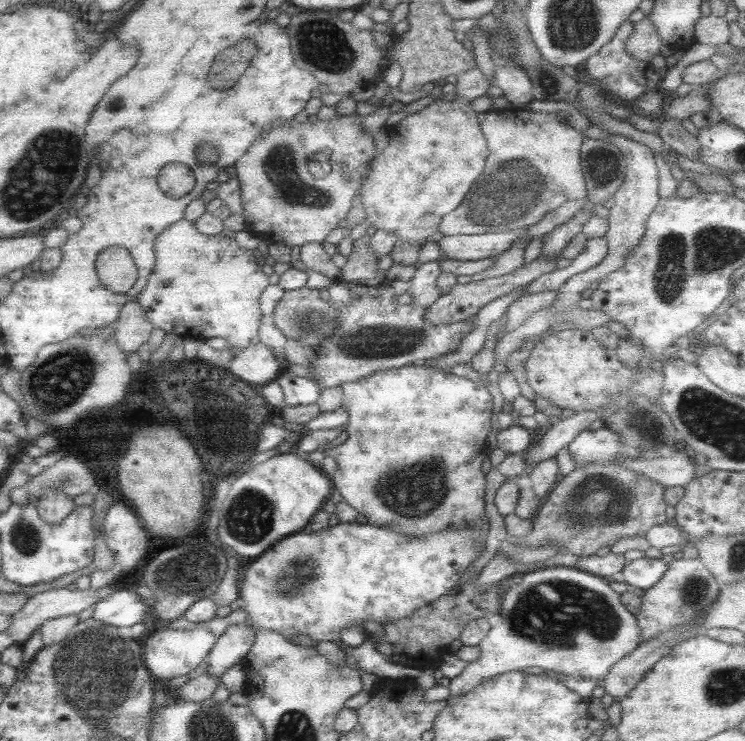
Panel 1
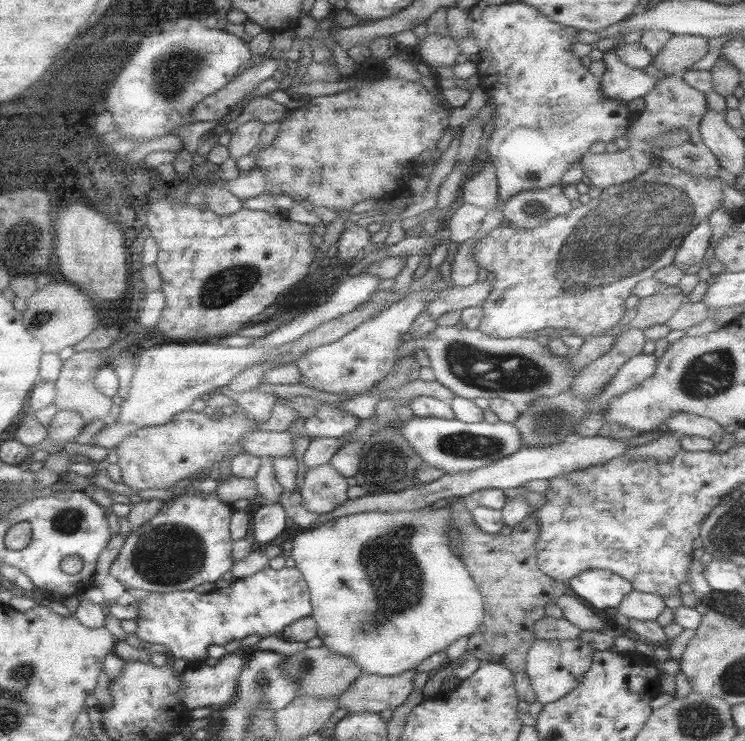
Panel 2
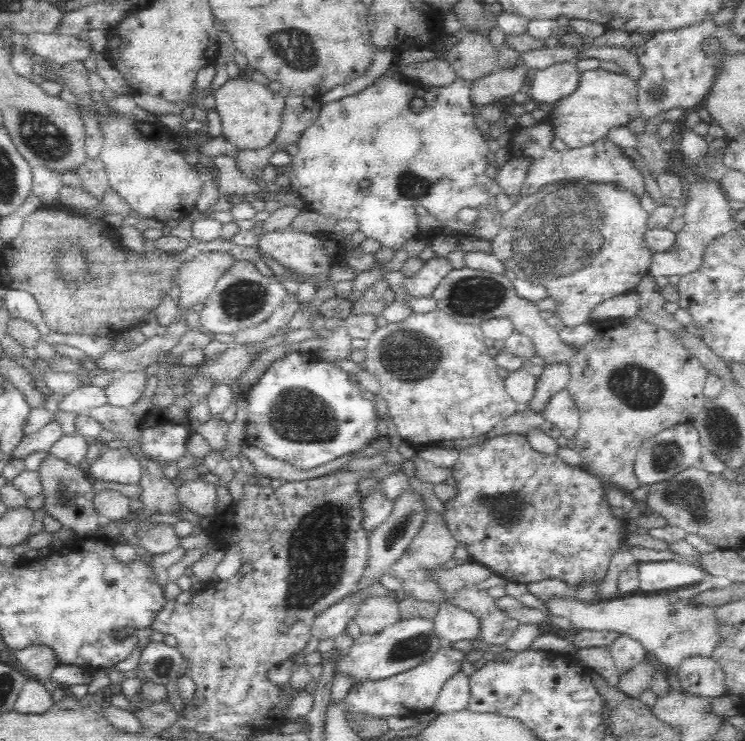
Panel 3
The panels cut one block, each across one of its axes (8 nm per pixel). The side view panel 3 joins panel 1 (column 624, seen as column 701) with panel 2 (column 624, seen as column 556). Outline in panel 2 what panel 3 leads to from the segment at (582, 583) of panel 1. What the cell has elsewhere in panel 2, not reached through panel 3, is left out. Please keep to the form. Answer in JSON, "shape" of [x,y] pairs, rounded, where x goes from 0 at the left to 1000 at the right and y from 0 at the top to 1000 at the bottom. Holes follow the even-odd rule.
{"shape":[[[847,796],[826,823],[843,837],[879,838],[893,819],[887,806]]]}

